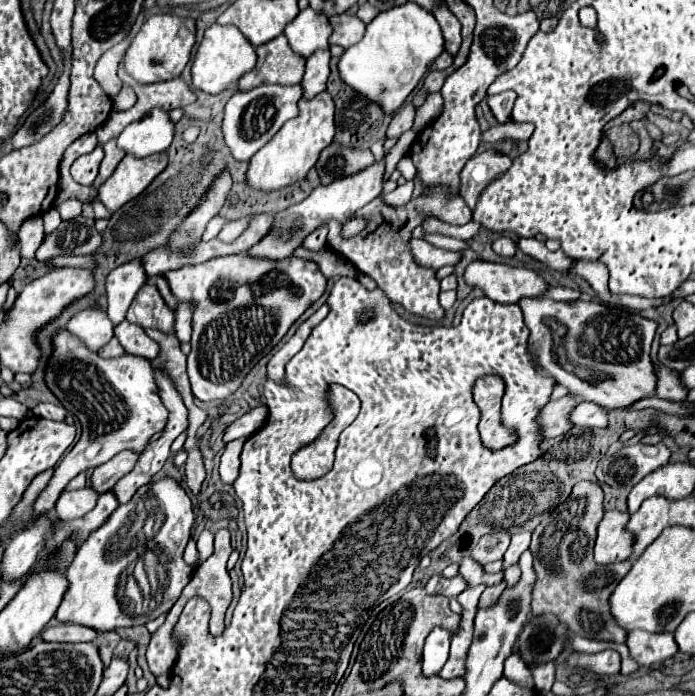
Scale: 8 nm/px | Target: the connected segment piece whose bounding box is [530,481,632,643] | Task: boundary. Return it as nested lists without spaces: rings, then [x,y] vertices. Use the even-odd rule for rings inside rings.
[[[580,481],[574,485],[570,497],[560,503],[542,523],[534,529],[530,551],[534,555],[534,569],[538,581],[534,585],[532,599],[532,615],[540,613],[556,613],[560,621],[568,625],[568,629],[576,635],[600,641],[626,643],[626,629],[620,629],[616,619],[610,613],[608,599],[622,577],[630,571],[632,563],[610,563],[598,565],[594,561],[592,549],[596,539],[598,523],[602,521],[604,493],[598,483]]]

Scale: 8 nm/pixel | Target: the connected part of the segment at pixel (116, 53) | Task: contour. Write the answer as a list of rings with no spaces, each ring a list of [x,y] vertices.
[[[142,8],[136,22],[132,25],[130,35],[128,35],[122,43],[118,43],[118,45],[114,45],[112,49],[108,49],[108,51],[102,55],[102,59],[98,61],[98,65],[96,65],[96,73],[94,73],[94,77],[96,77],[96,81],[102,85],[102,89],[104,89],[110,97],[116,97],[116,95],[118,95],[118,91],[120,91],[120,87],[122,87],[122,81],[120,81],[120,79],[118,79],[118,75],[116,75],[118,63],[120,63],[120,59],[122,59],[122,55],[124,55],[124,51],[128,49],[128,45],[130,45],[130,41],[132,41],[134,33],[142,27],[144,21],[144,8]]]

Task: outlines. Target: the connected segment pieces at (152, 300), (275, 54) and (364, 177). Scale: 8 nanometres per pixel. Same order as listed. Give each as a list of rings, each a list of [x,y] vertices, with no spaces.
[[[148,281],[146,285],[142,285],[142,289],[136,293],[126,319],[144,329],[152,327],[164,333],[174,333],[174,327],[172,327],[174,313],[162,299],[154,281]]]
[[[278,35],[276,39],[256,47],[256,53],[256,67],[238,81],[240,91],[248,91],[262,83],[296,85],[302,81],[306,59],[298,53],[292,53],[284,35]]]
[[[384,159],[382,161],[374,161],[372,165],[368,165],[366,169],[358,171],[354,175],[336,179],[330,185],[316,187],[310,193],[310,197],[304,199],[302,203],[292,205],[292,207],[276,213],[272,231],[260,243],[256,243],[248,253],[252,253],[254,257],[268,257],[268,259],[290,257],[292,251],[302,245],[304,237],[310,231],[314,231],[318,225],[322,225],[322,223],[326,223],[330,219],[336,219],[336,221],[342,221],[342,223],[352,219],[354,213],[360,207],[364,207],[366,203],[370,203],[372,199],[376,199],[382,193],[382,183],[384,183]]]

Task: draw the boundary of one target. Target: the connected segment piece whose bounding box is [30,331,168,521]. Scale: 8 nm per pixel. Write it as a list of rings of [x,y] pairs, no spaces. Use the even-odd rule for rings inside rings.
[[[68,331],[58,333],[54,339],[54,355],[50,357],[46,367],[46,383],[60,399],[60,403],[78,417],[82,425],[82,437],[72,447],[72,451],[66,453],[64,459],[56,465],[50,483],[32,505],[34,513],[30,521],[40,515],[52,513],[58,495],[78,473],[94,469],[126,449],[142,453],[150,437],[162,431],[168,421],[168,409],[160,399],[154,371],[148,359],[136,355],[102,359]]]

